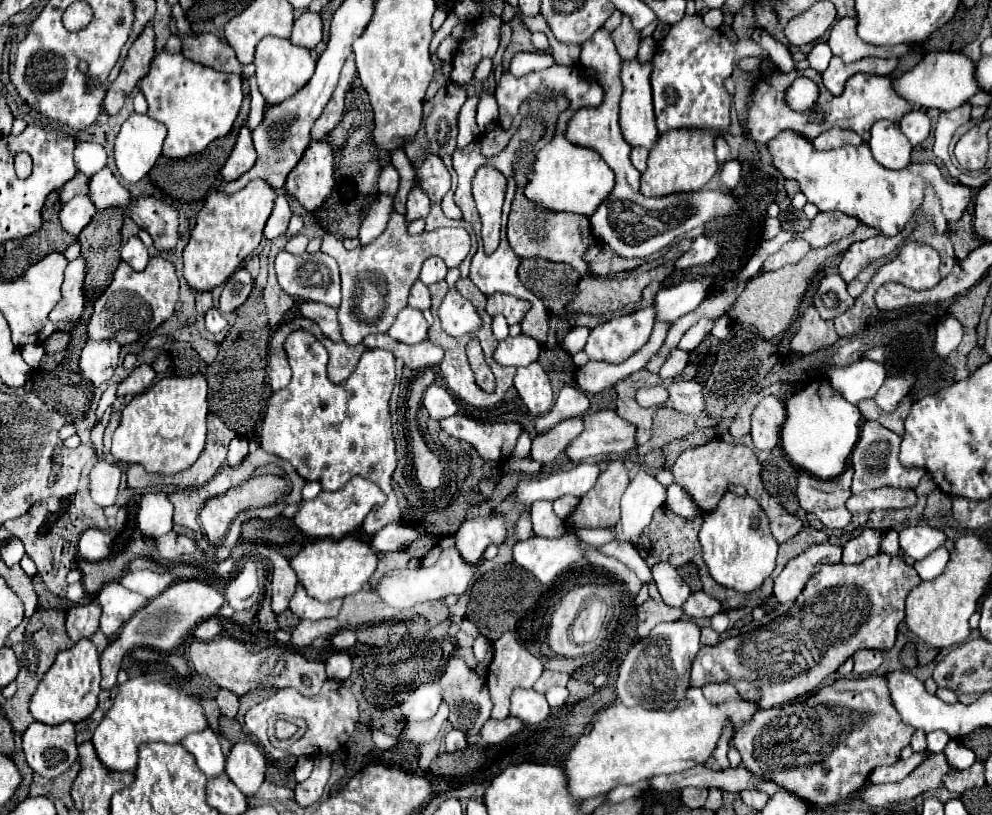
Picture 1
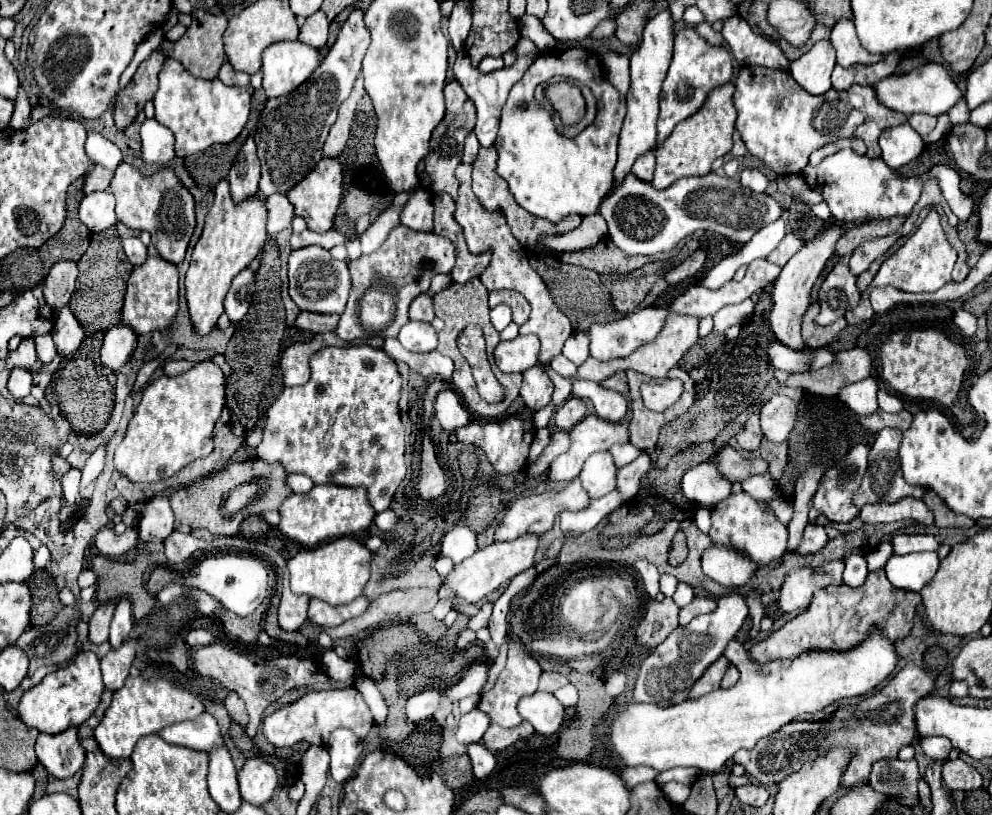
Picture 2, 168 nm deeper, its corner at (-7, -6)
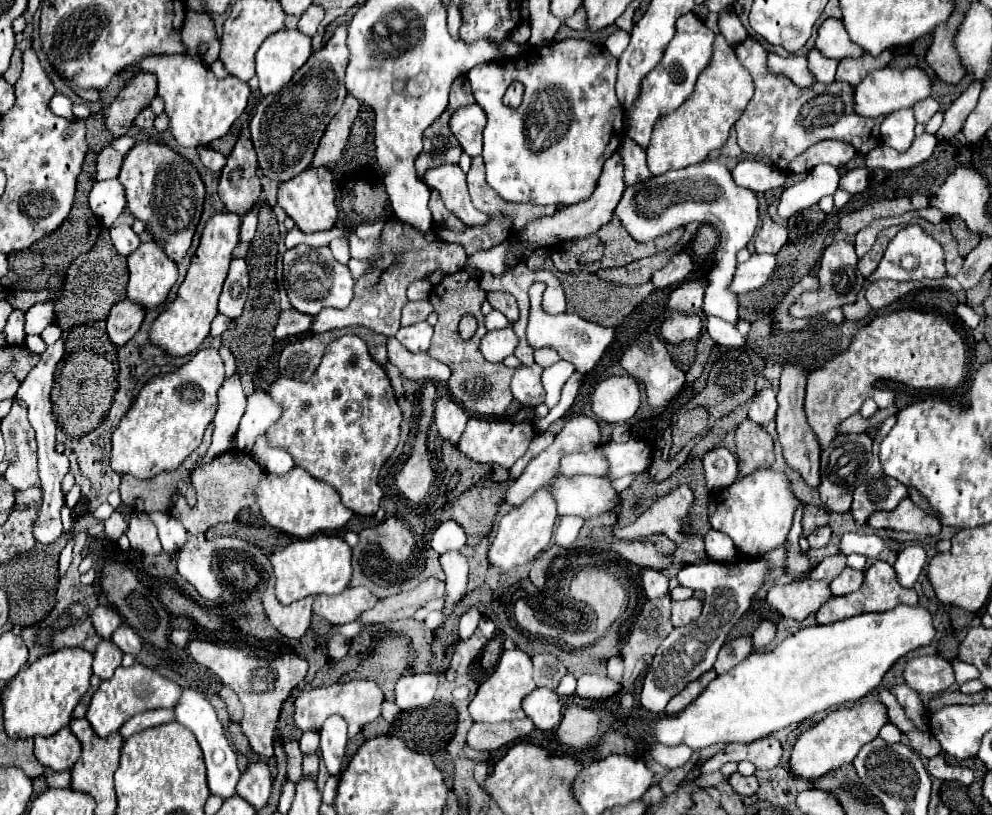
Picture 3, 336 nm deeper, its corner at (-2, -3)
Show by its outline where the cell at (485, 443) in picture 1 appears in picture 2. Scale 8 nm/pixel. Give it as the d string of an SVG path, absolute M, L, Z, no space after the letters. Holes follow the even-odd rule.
M507 417L503 421L489 421L489 423L469 423L461 429L455 431L455 437L463 443L471 443L477 445L485 451L487 459L491 461L491 465L495 467L495 471L499 473L517 473L525 467L527 455L529 455L529 447L531 441L535 437L535 427L531 421L521 421L515 417Z

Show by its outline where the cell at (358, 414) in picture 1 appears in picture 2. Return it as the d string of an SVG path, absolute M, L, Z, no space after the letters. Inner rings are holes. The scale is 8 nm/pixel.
M369 345L323 347L311 357L311 379L309 379L309 383L299 385L299 387L283 389L283 393L277 397L277 401L267 409L267 425L265 425L263 441L255 449L257 457L263 459L265 463L281 463L287 471L305 473L305 475L309 475L313 479L315 485L333 483L333 485L343 485L343 487L363 487L363 489L367 489L369 505L375 509L375 513L381 513L381 511L389 509L393 493L397 491L399 483L405 477L405 459L403 459L403 453L405 453L405 429L403 429L403 423L401 423L401 417L399 417L399 407L397 407L399 395L401 395L401 375L397 371L395 361L389 359L383 349L373 349Z

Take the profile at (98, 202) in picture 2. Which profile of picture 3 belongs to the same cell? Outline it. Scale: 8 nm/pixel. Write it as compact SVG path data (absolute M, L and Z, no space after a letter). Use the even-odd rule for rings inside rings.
M114 178L106 182L96 182L88 194L88 206L94 216L98 216L100 222L110 228L126 208L126 198L118 180Z

